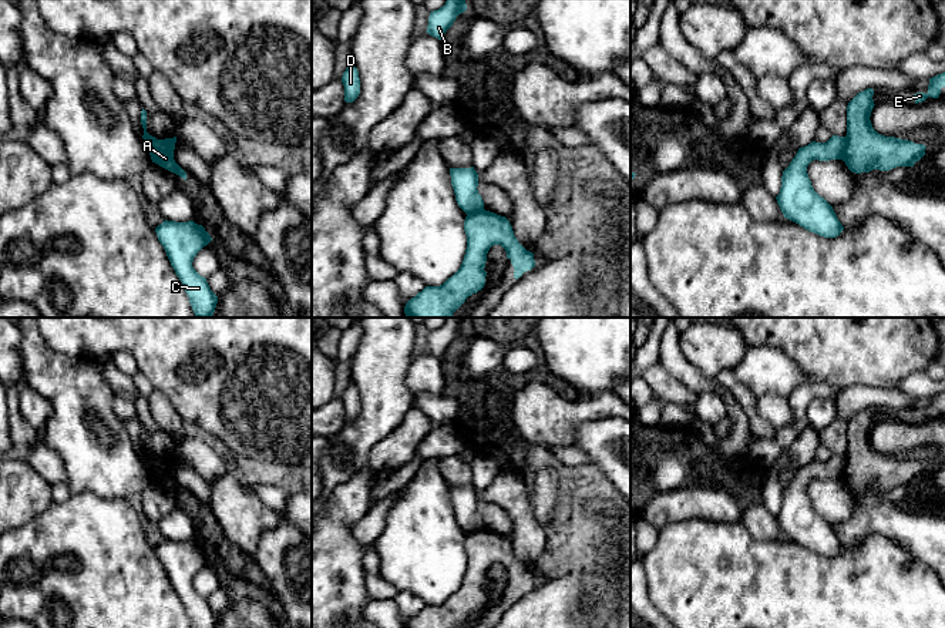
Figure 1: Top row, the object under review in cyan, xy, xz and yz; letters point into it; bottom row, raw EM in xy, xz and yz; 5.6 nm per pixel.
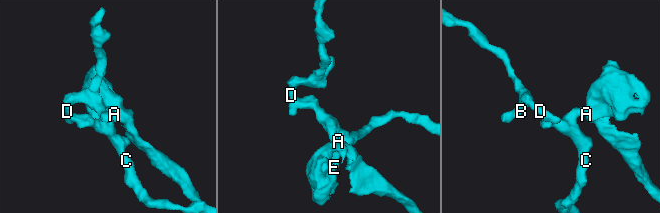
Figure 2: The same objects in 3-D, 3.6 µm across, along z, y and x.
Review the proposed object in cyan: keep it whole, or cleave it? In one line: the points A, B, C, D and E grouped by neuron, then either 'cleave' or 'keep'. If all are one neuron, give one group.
A E / B C D | cleave

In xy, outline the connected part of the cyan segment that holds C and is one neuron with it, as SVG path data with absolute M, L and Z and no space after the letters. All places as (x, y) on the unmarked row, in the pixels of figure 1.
M167 538L155 547L155 551L171 585L184 604L192 628L215 628L218 615L211 609L206 597L192 585L196 572L212 560L211 554L194 540Z

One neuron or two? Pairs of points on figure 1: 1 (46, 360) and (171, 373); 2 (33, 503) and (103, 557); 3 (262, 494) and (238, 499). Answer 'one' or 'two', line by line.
1: two
2: two
3: two

